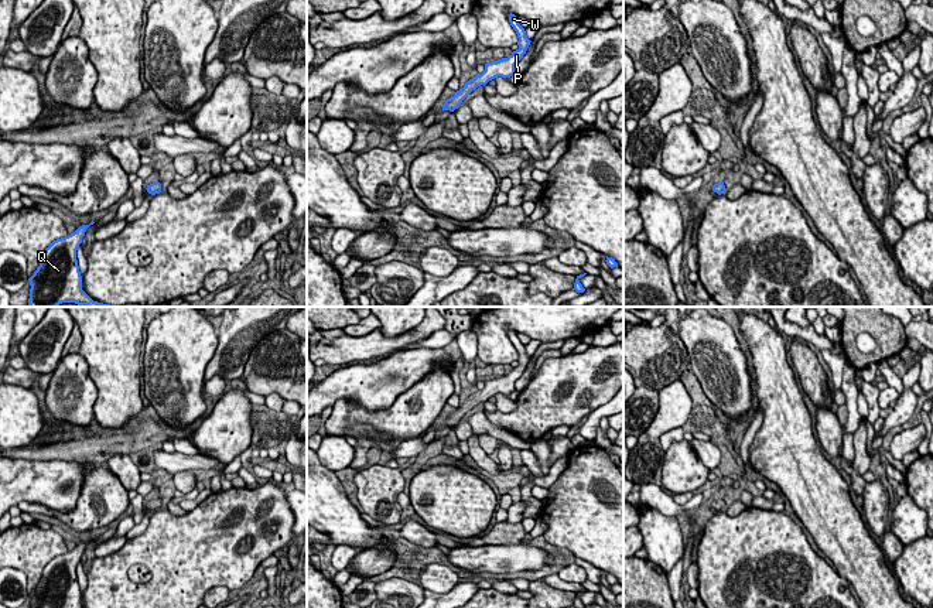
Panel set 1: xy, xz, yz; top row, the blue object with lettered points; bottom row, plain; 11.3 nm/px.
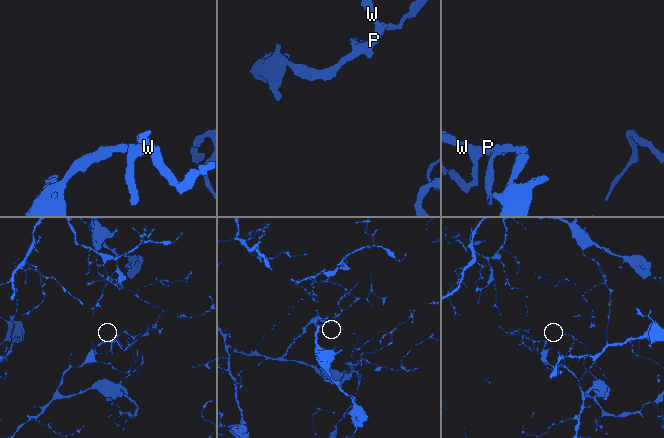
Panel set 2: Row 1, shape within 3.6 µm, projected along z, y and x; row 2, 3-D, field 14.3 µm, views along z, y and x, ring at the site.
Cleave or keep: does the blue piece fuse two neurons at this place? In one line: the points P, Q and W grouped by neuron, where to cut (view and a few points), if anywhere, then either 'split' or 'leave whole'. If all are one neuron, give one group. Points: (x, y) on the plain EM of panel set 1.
P Q W | no cut | leave whole

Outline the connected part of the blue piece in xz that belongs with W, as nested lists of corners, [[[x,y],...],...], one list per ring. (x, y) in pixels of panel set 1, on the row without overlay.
[[[512,329],[509,331],[509,339],[517,351],[519,365],[513,368],[507,375],[485,380],[485,387],[469,396],[464,404],[447,416],[442,427],[454,428],[461,423],[462,417],[478,403],[485,403],[489,397],[498,393],[510,394],[515,392],[515,382],[523,375],[532,358],[527,355],[524,345],[519,341],[517,334]]]

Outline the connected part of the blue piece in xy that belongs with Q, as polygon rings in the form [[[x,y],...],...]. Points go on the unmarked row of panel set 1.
[[[92,537],[79,543],[74,550],[54,557],[45,566],[40,583],[28,595],[30,608],[83,608],[76,567],[86,546],[93,540]]]

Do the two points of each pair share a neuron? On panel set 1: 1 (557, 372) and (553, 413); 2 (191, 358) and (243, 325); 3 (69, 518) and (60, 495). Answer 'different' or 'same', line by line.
1: same
2: different
3: different

